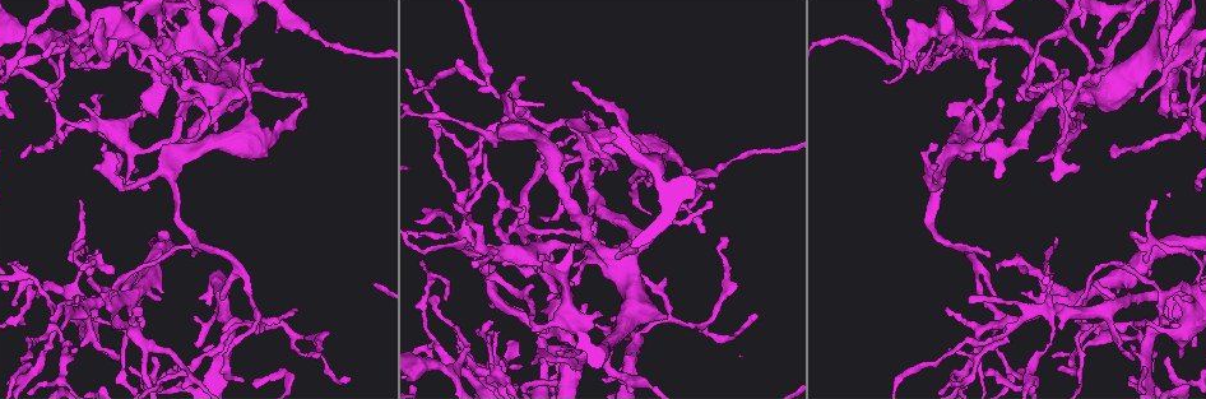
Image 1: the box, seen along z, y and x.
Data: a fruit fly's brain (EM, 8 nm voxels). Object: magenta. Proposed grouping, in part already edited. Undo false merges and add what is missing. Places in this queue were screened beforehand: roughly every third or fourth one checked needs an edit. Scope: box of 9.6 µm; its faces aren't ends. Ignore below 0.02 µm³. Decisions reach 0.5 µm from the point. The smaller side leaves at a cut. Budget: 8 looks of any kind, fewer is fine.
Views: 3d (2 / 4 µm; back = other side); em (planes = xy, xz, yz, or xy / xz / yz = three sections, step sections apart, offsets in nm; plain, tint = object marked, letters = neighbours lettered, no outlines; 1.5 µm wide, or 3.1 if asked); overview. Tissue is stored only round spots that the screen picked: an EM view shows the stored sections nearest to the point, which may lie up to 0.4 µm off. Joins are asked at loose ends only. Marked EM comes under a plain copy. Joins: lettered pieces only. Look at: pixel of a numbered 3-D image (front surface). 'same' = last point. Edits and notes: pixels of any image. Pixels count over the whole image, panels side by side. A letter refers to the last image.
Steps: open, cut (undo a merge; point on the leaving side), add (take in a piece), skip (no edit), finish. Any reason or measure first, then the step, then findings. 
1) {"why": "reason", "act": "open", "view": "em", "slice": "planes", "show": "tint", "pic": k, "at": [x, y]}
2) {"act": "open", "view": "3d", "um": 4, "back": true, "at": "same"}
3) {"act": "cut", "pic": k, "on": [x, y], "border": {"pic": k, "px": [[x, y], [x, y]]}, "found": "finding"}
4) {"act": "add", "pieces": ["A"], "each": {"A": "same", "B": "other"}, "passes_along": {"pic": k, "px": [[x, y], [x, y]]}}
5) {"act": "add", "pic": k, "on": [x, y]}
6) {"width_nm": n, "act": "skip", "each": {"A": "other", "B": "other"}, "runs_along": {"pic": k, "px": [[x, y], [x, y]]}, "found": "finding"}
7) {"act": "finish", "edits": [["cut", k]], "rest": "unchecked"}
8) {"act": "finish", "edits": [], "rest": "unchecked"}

{"why": "sharp bend", "act": "open", "view": "em", "slice": "planes", "show": "tint", "pic": 1, "at": [1194, 121]}

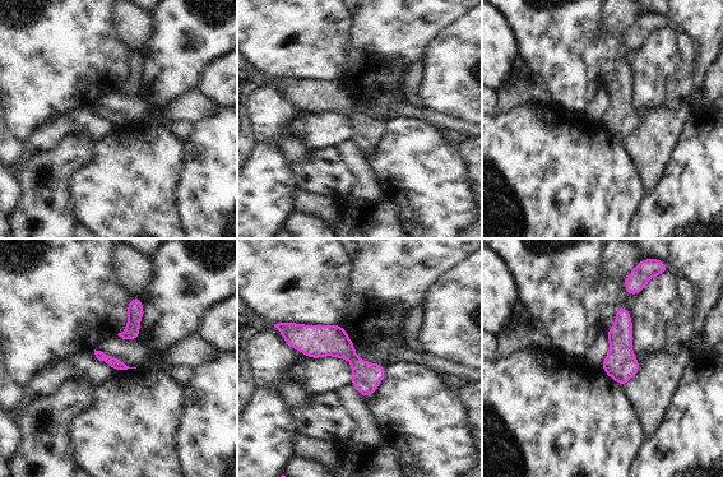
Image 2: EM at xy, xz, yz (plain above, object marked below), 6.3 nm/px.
{"act": "open", "view": "em", "slice": "planes", "show": "letters", "at": "same"}

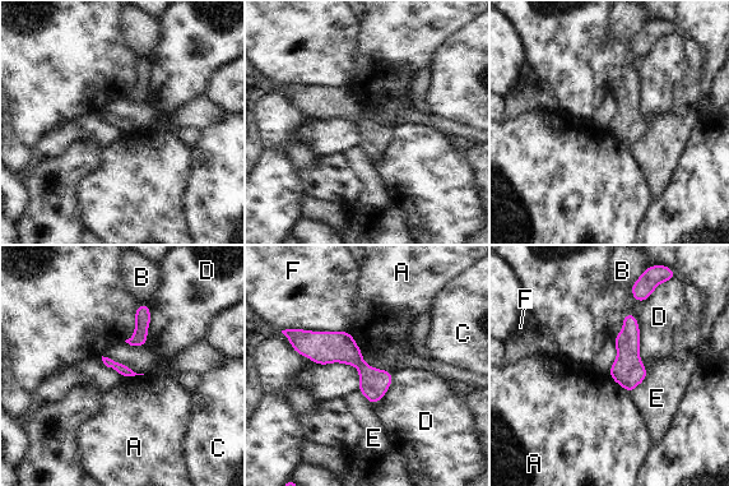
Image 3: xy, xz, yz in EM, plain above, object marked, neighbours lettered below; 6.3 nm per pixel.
{"longest_contact_nm": ["F", 360], "act": "skip", "each": {"A": "other", "B": "other", "C": "other", "D": "other", "E": "other", "F": "other"}, "border": {"pic": 3, "px": [[346, 331], [352, 336], [362, 352]]}, "found": "one neuron here"}

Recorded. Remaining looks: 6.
{"why": "branch stops here", "act": "open", "view": "3d", "um": 4, "pic": 1, "at": [629, 183]}

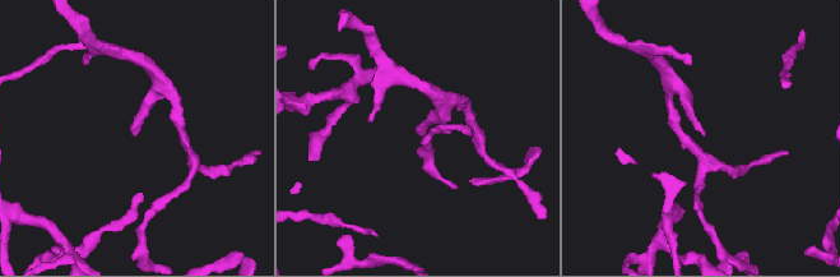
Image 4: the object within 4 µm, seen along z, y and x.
{"act": "open", "view": "em", "slice": "planes", "show": "letters", "pic": 4, "at": [134, 133]}

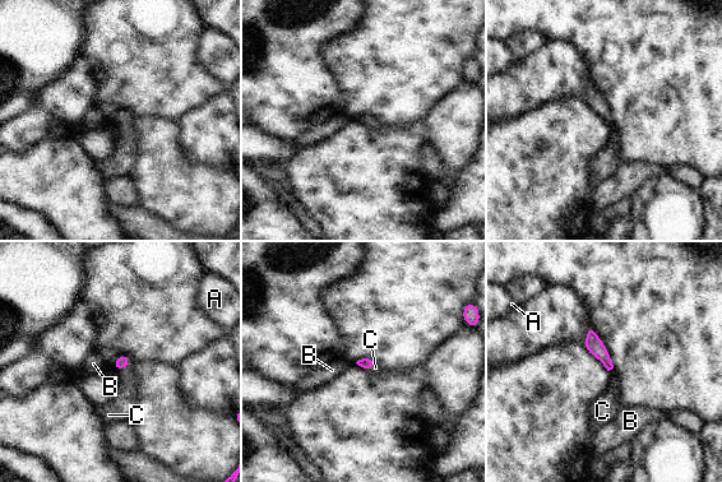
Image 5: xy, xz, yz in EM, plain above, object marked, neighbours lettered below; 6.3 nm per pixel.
{"act": "add", "pieces": ["C"], "each": {"A": "other", "B": "other", "C": "same"}, "passes_along": {"pic": 5, "px": [[121, 361], [123, 369], [126, 397]]}, "found": "the neuron continues"}

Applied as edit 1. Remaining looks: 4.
{"why": "an open end", "act": "open", "view": "em", "slice": "xy", "step": 4, "show": "letters", "pic": 1, "at": [1053, 356]}

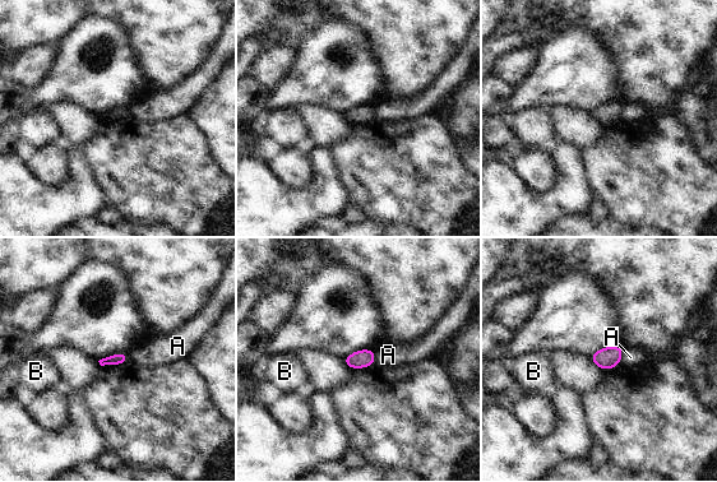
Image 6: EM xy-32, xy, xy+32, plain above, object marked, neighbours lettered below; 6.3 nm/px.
{"longest_contact_nm": ["A", 100], "act": "skip", "each": {"A": "other", "B": "other"}, "border": {"pic": 6, "px": [[624, 350], [619, 364]]}, "found": "none of them fits"}

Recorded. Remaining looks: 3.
{"act": "finish", "edits": [["add", 5]], "rest": "unchecked"}

